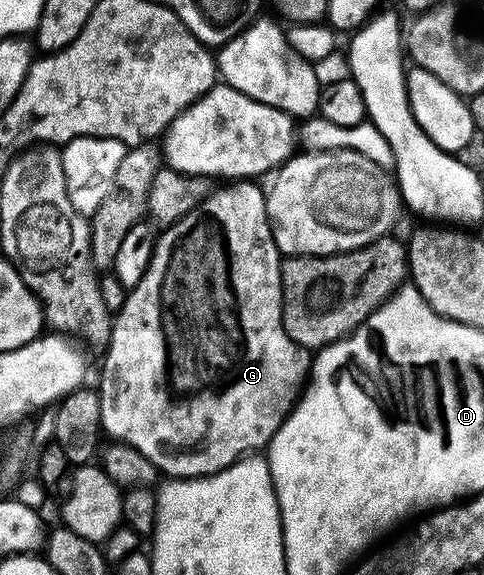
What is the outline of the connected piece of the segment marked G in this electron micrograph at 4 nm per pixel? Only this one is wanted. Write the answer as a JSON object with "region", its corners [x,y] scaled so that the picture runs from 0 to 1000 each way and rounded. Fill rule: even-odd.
{"region":[[[475,317],[469,327],[446,325],[426,341],[415,346],[399,363],[382,376],[376,376],[362,390],[351,395],[337,395],[331,409],[320,416],[318,437],[310,440],[310,461],[302,464],[298,483],[289,483],[289,490],[279,501],[267,503],[260,510],[260,522],[254,532],[231,557],[231,569],[227,572],[227,597],[217,607],[215,621],[219,628],[211,633],[211,678],[207,675],[207,694],[211,697],[211,736],[209,743],[231,757],[242,767],[269,774],[285,784],[298,797],[312,802],[320,816],[329,823],[345,821],[341,826],[351,831],[399,831],[405,828],[436,828],[455,817],[463,817],[486,800],[523,788],[527,783],[541,783],[556,774],[558,765],[570,755],[570,748],[591,729],[595,718],[605,711],[612,697],[618,694],[620,683],[628,675],[628,663],[634,659],[645,631],[643,621],[636,617],[634,607],[616,600],[616,597],[597,584],[583,565],[583,452],[574,445],[574,433],[579,424],[564,417],[560,403],[558,377],[550,369],[550,334],[543,329],[533,329],[525,317]]]}

